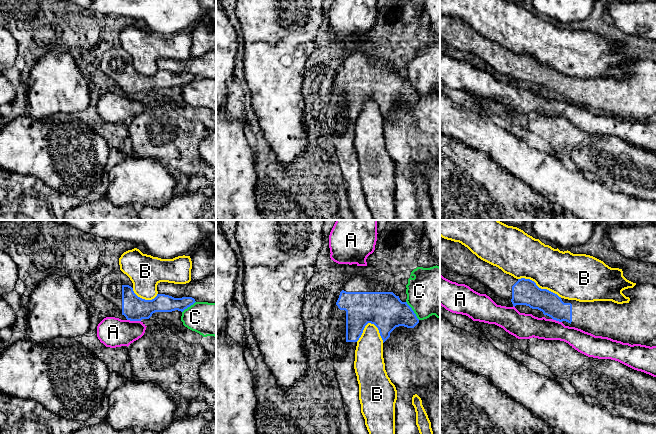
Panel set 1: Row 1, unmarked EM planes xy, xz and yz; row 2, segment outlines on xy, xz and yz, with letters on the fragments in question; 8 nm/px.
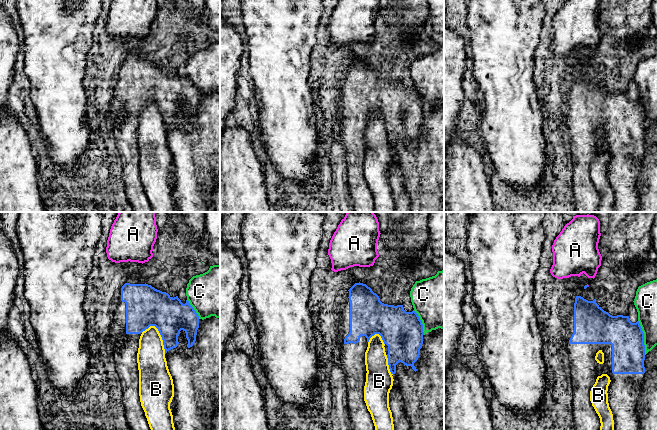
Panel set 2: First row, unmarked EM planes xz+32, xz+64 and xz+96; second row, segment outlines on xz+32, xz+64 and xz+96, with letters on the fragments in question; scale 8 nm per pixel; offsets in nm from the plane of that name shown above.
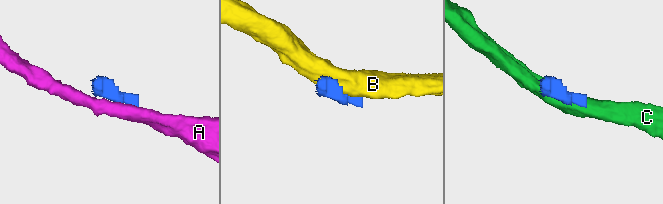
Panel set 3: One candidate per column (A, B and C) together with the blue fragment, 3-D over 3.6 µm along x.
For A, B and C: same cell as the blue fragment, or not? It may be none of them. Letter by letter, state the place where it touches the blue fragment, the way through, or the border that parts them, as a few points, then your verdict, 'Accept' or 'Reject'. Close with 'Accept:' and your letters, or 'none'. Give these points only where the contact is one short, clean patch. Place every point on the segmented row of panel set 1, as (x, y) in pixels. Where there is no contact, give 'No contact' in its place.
A: Touches blue at xy (134, 320). Boundary: xy (127, 319), (140, 321). Reject
B: Touches blue at yz (540, 288). Reject
C: Touches blue at xz (412, 310). Reject
Accept: none

